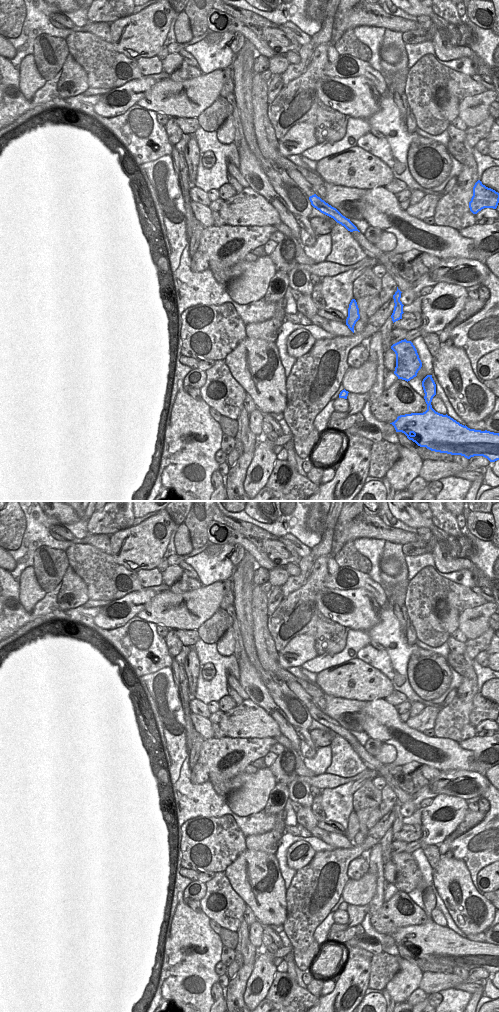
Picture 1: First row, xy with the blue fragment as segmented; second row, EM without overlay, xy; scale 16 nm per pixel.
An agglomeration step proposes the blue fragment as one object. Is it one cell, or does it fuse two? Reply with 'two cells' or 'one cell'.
two cells

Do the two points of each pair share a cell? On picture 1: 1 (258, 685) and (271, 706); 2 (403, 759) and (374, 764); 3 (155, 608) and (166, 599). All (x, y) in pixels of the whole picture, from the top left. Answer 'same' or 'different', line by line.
1: same
2: different
3: same

